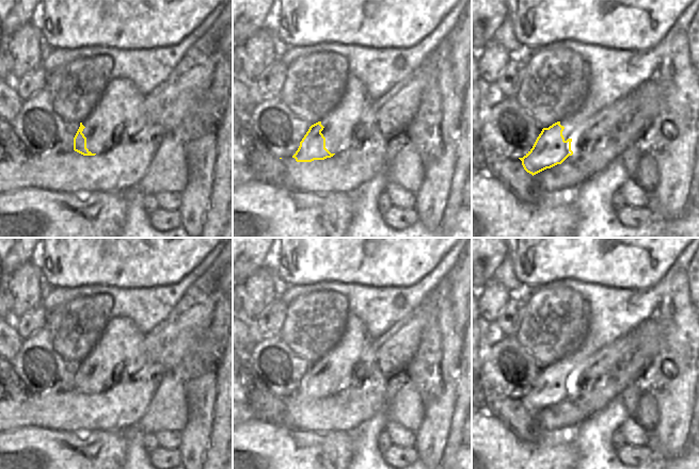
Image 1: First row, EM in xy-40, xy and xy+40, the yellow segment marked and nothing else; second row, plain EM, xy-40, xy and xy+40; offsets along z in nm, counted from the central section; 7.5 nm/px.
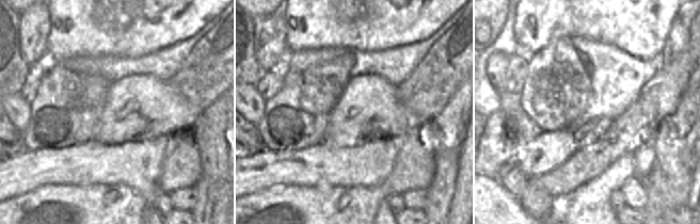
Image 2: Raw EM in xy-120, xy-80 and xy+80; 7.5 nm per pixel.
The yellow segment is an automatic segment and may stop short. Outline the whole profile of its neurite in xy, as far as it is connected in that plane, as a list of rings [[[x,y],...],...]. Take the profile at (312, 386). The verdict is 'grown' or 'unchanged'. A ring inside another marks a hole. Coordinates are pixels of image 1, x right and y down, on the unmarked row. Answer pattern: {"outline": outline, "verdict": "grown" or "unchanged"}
{"outline": [[[349,314],[340,340],[321,360],[309,366],[292,397],[297,401],[312,401],[348,389],[353,378],[353,368],[374,340],[362,320]]], "verdict": "grown"}

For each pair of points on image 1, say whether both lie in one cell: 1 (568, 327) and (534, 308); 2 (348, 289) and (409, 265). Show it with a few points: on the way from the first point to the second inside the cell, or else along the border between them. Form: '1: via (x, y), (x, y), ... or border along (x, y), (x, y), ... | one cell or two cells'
1: via (559, 323), (546, 310), (542, 309) | one cell
2: border along (335, 280), (372, 285), (376, 287), (384, 286) | two cells

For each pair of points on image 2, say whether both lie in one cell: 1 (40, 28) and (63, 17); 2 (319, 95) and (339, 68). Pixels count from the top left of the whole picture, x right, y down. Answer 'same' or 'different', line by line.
1: different
2: same

